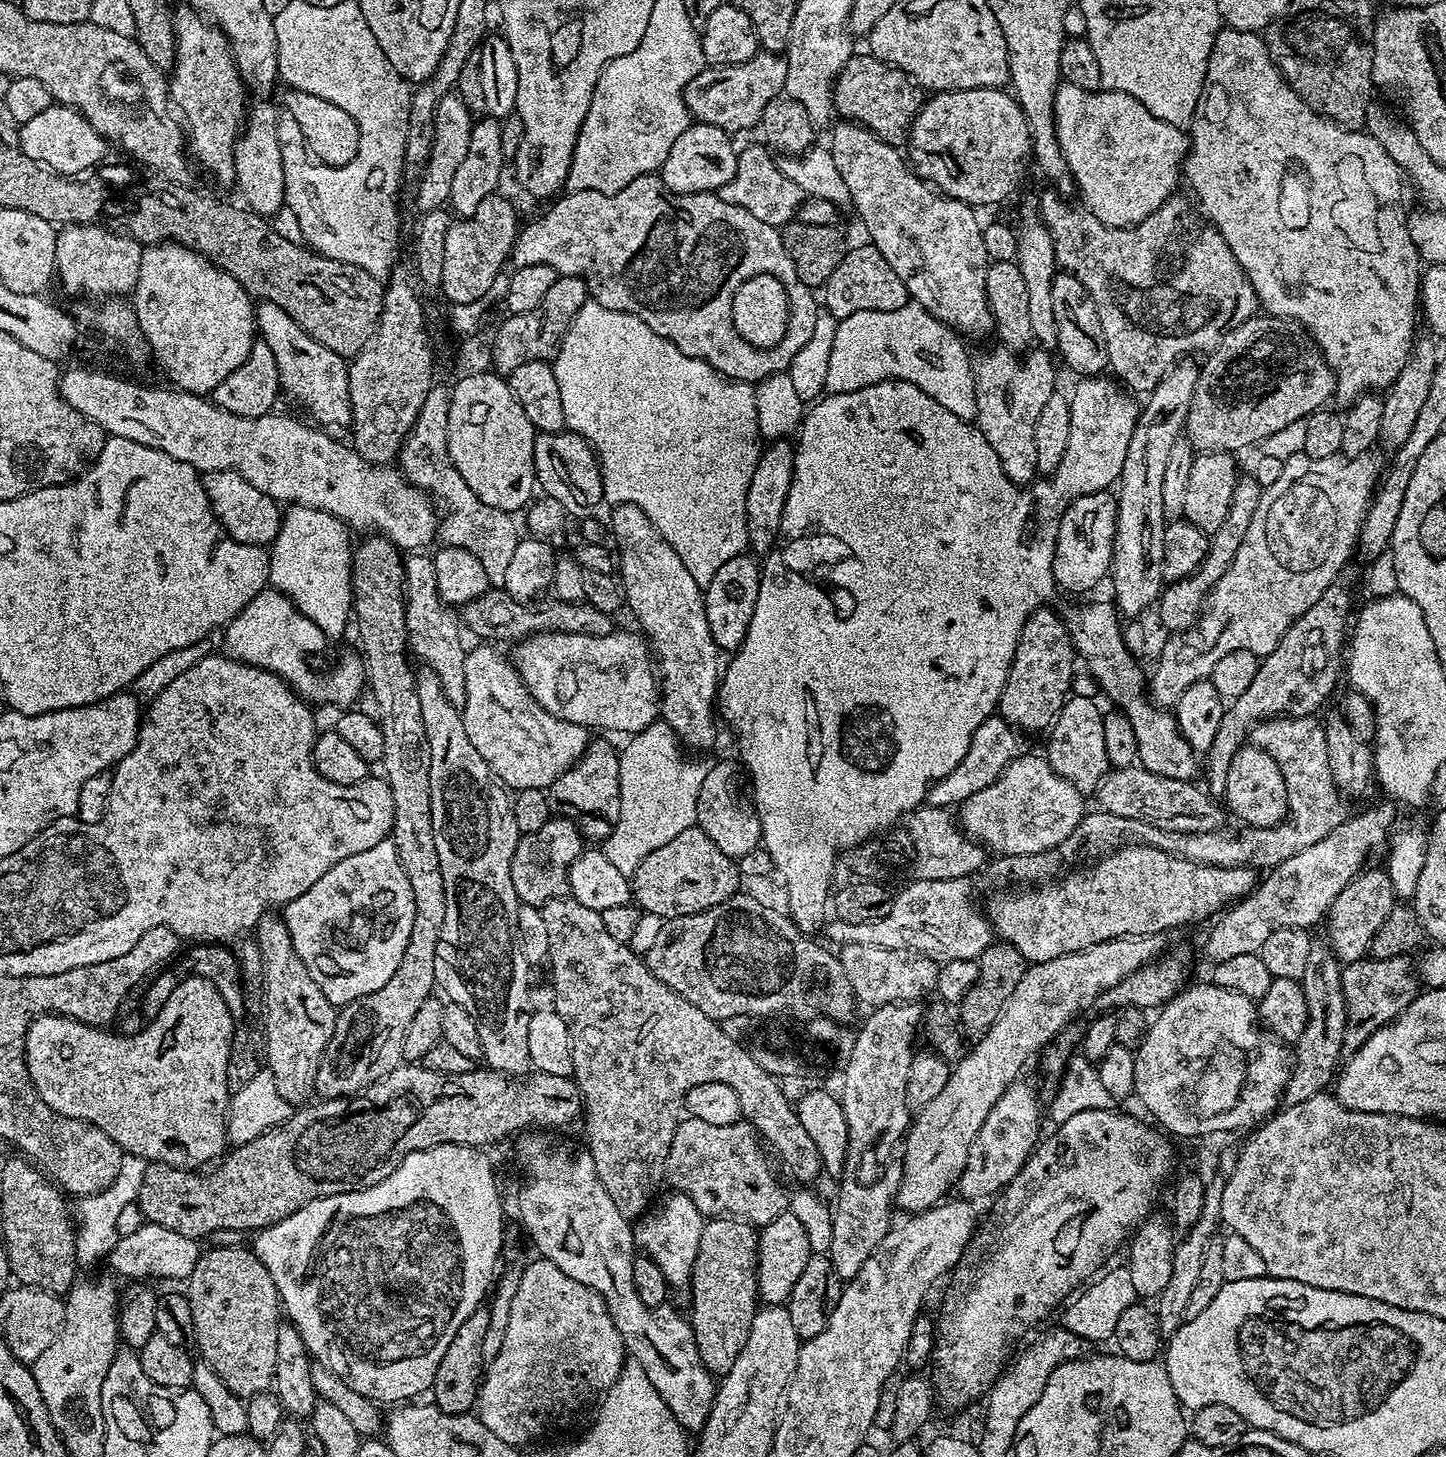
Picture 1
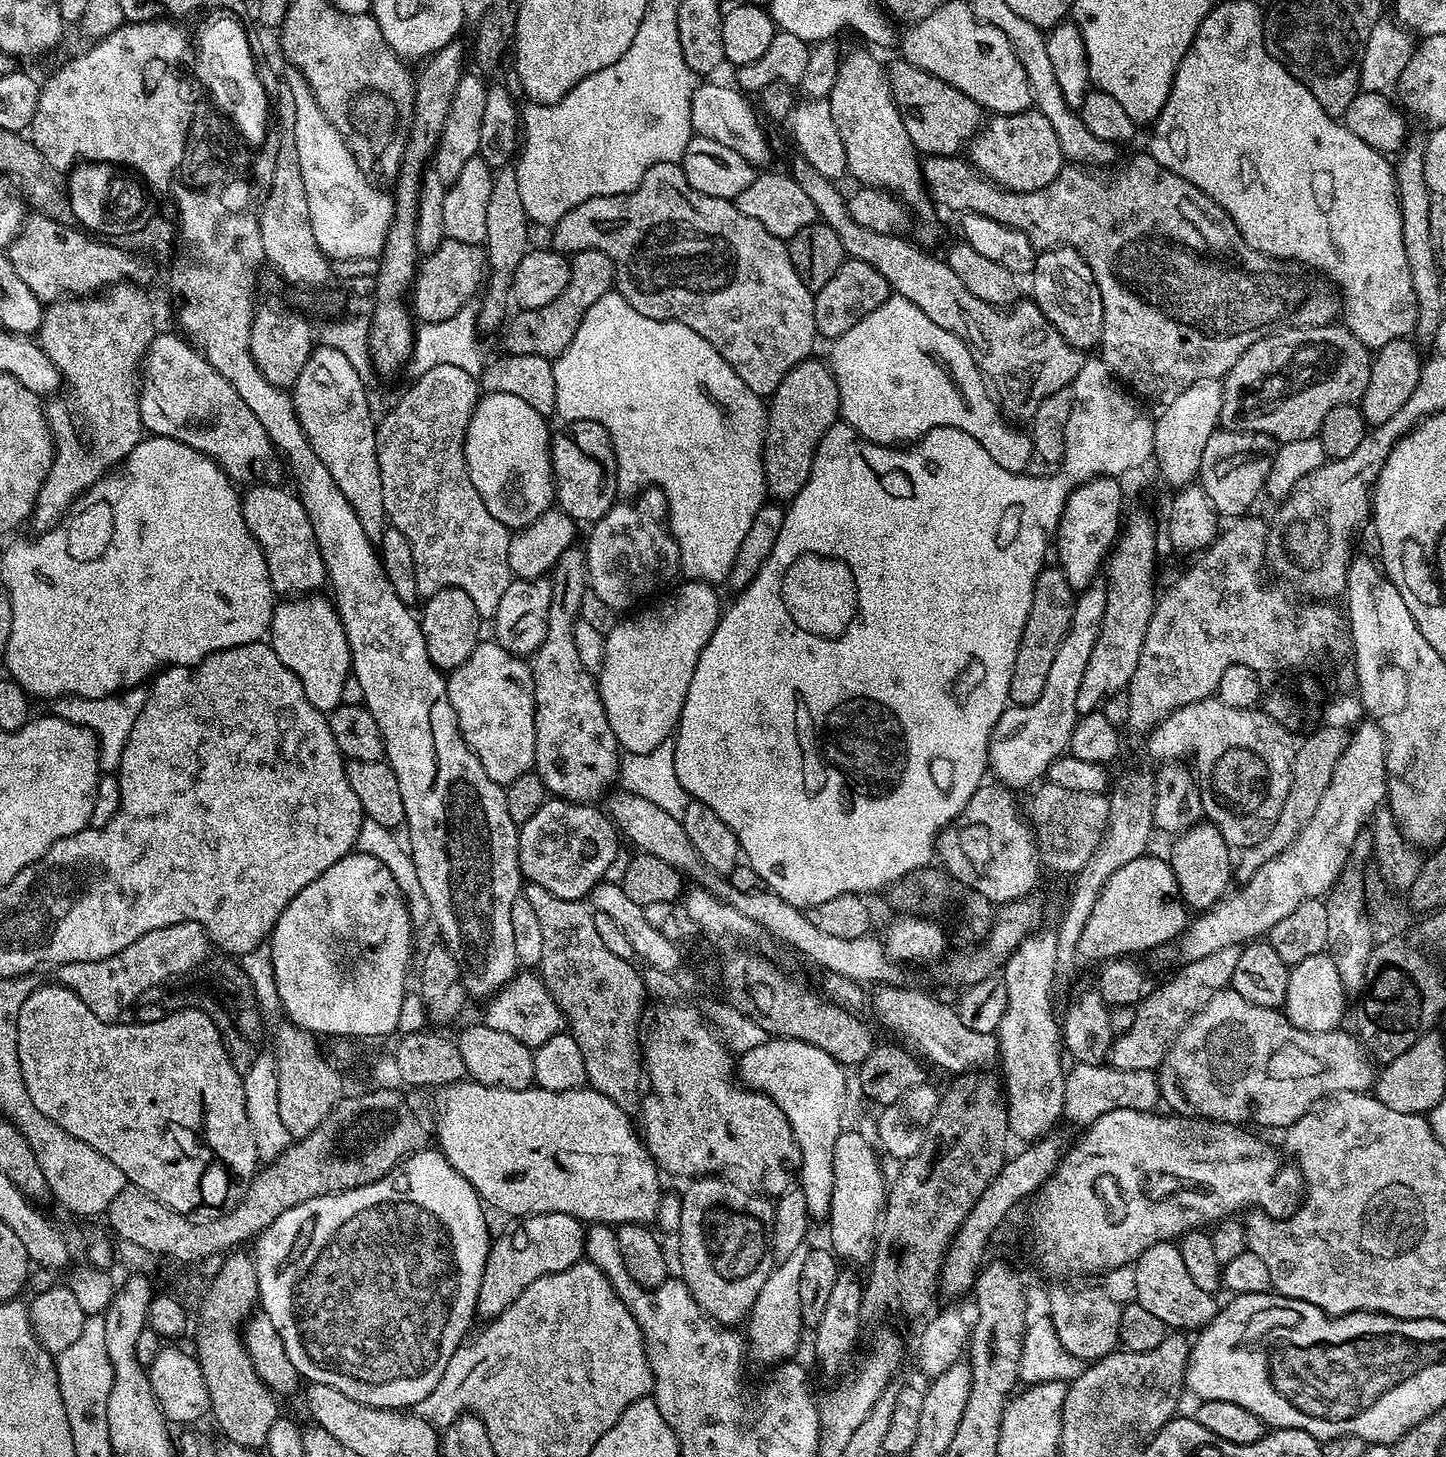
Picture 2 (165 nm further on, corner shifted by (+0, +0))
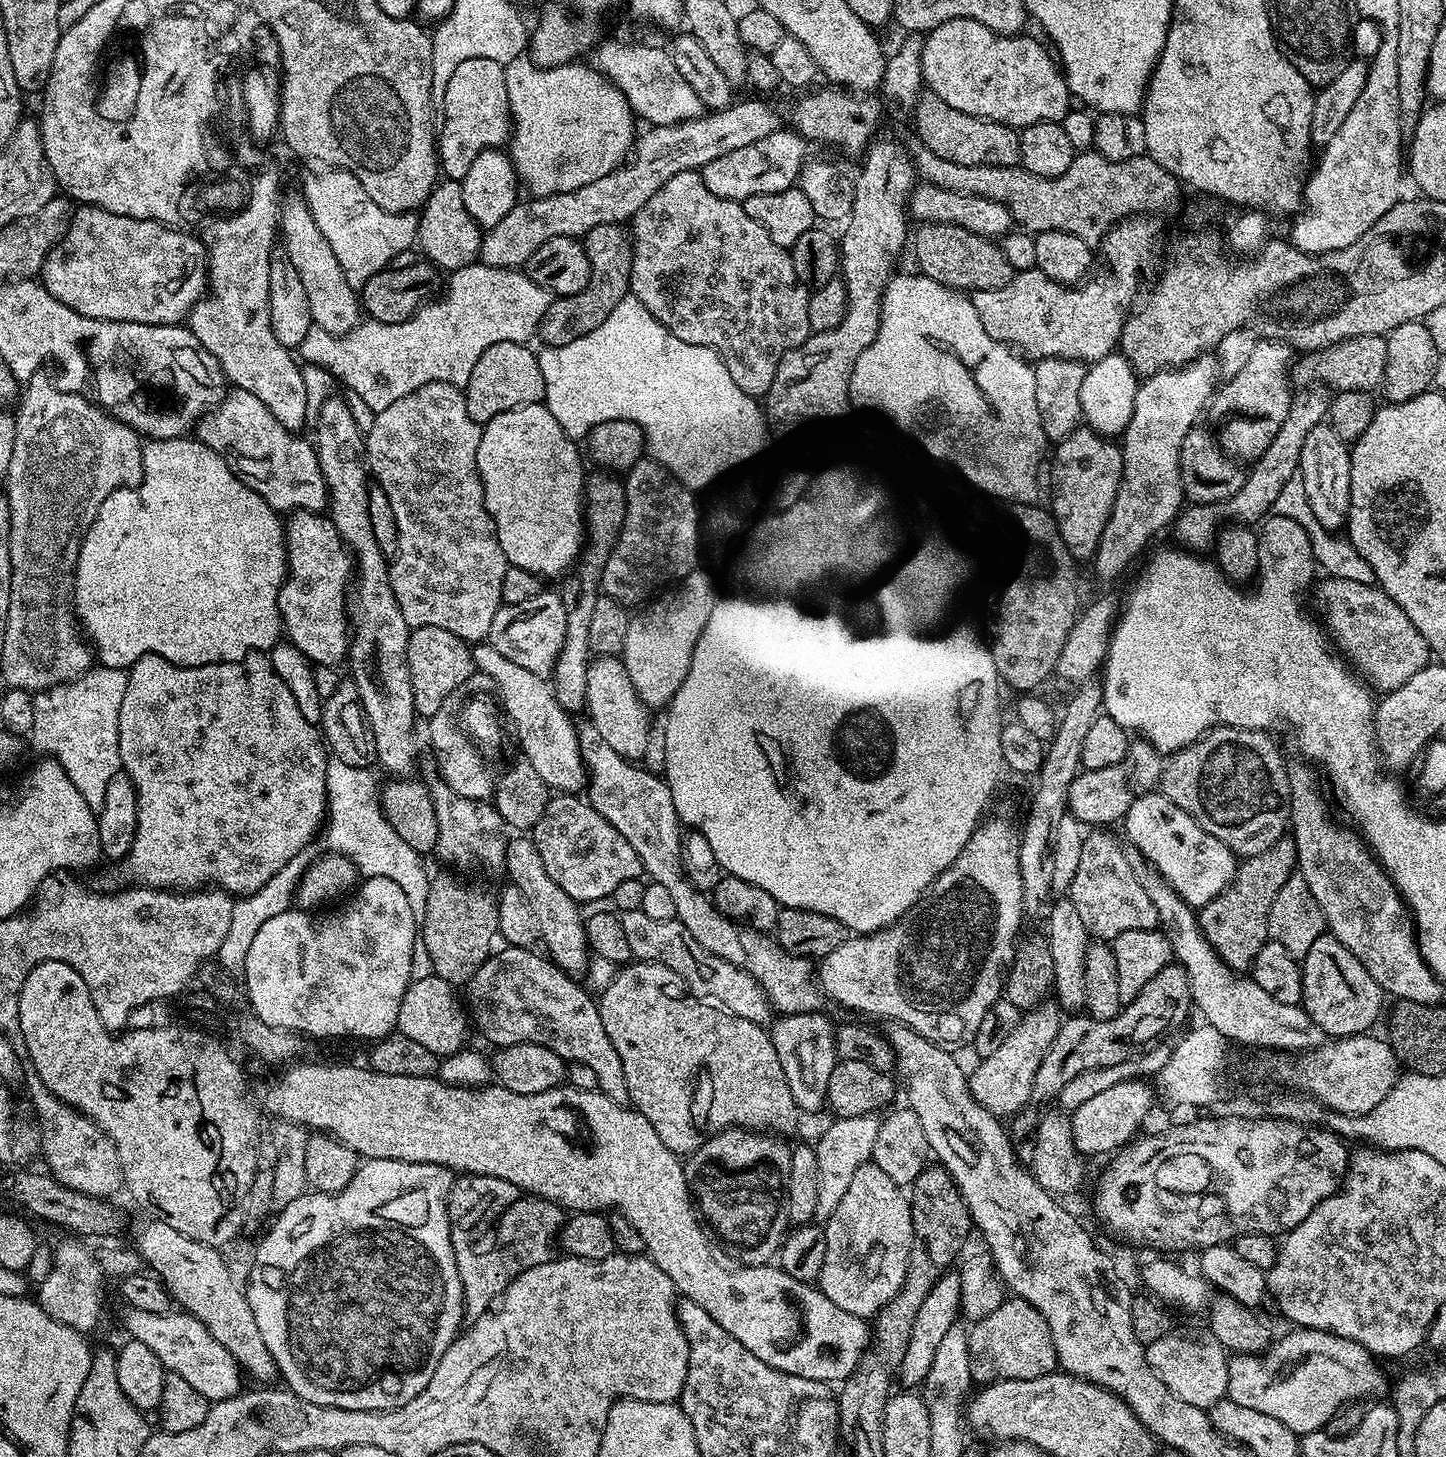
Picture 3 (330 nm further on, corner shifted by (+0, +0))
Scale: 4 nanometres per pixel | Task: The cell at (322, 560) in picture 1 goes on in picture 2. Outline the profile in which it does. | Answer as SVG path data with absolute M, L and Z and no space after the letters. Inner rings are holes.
M305 594L277 603L272 610L270 643L274 654L282 658L282 666L294 670L298 682L302 682L302 690L306 690L306 698L310 698L310 706L330 714L335 708L340 707L343 698L343 687L340 684L340 631L344 627L335 603L329 597L327 600L320 595L324 594Z

